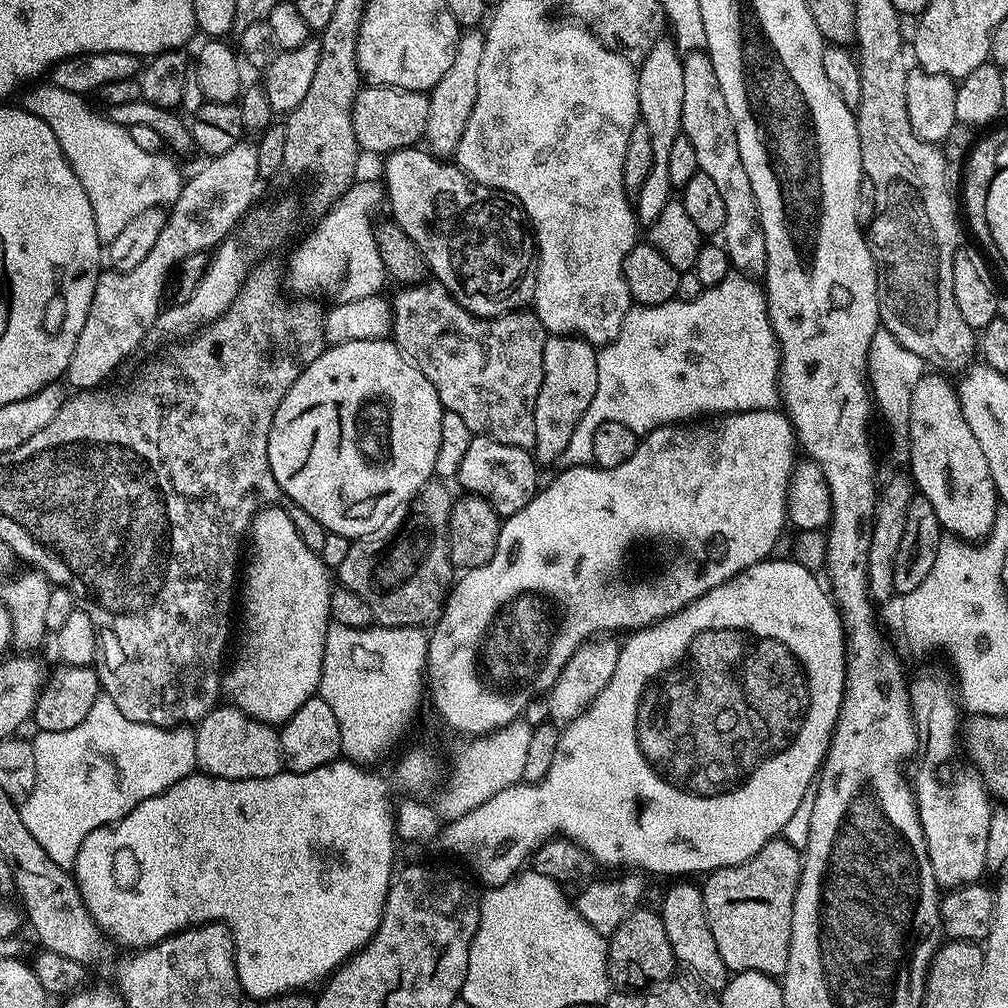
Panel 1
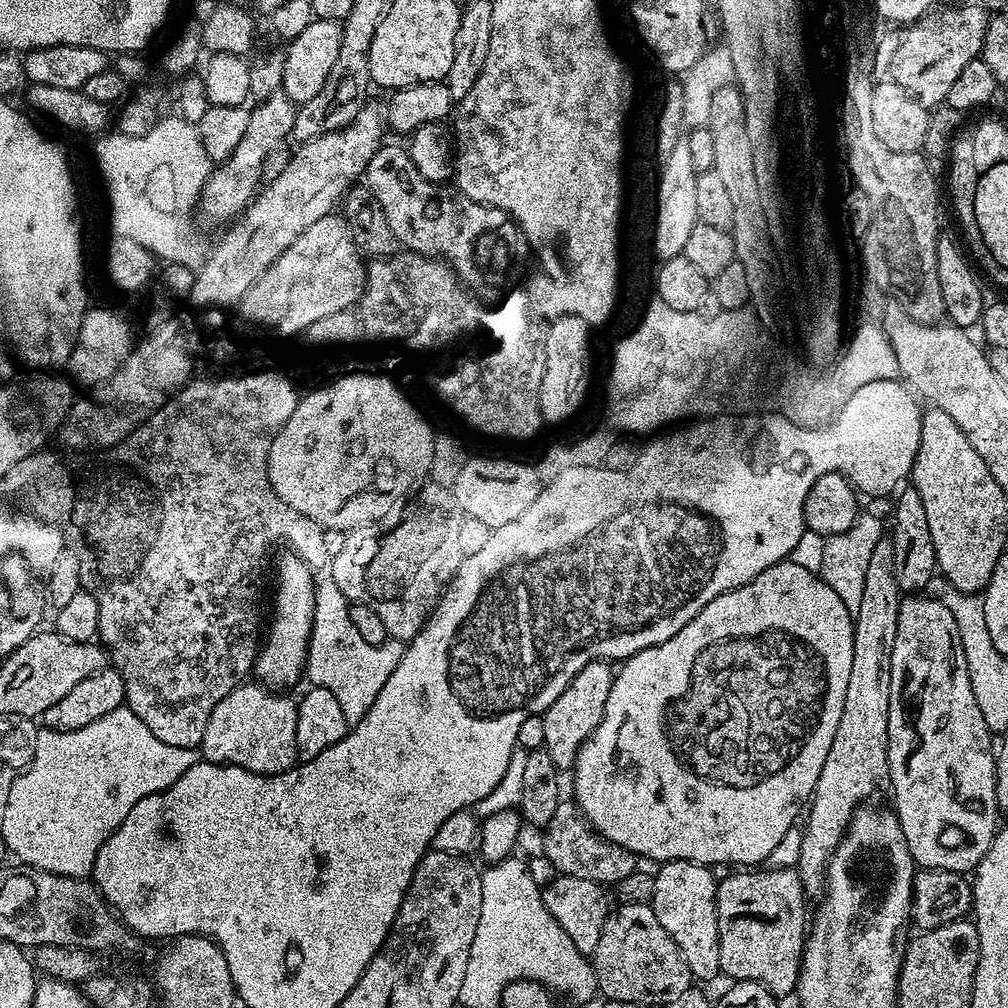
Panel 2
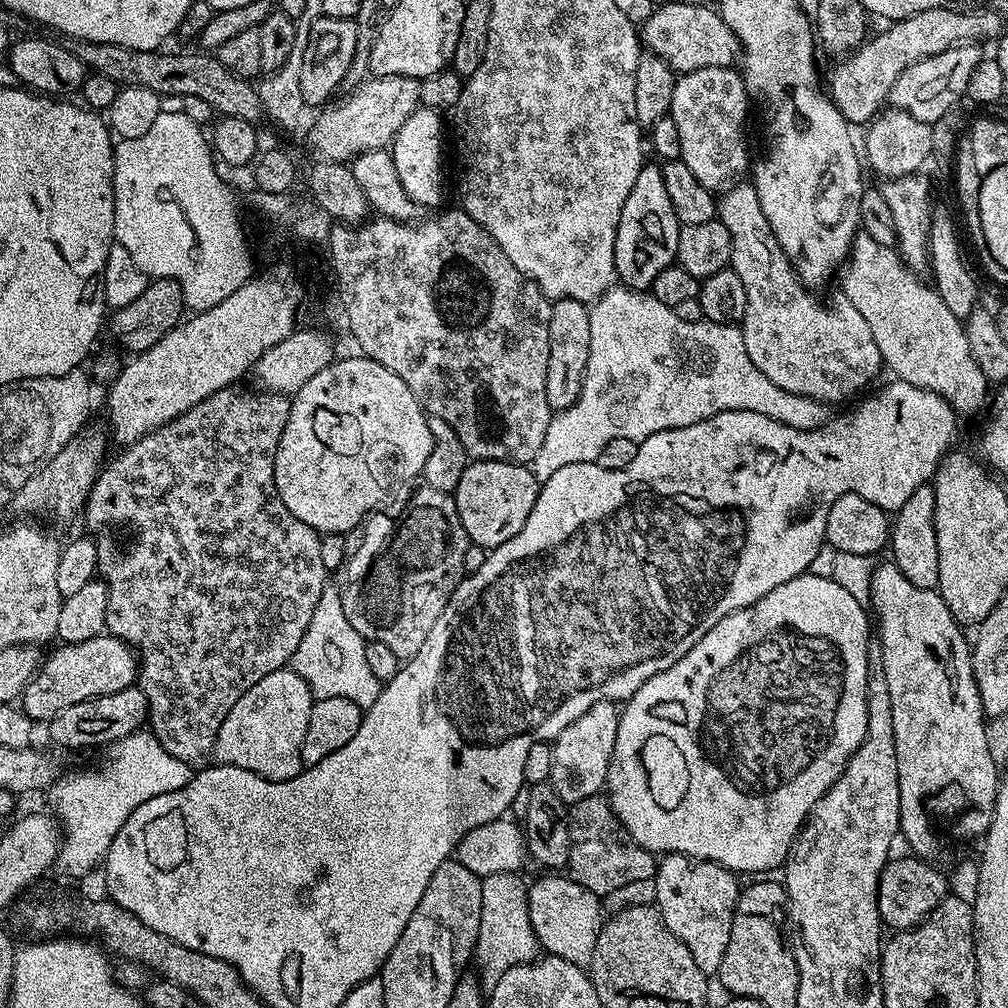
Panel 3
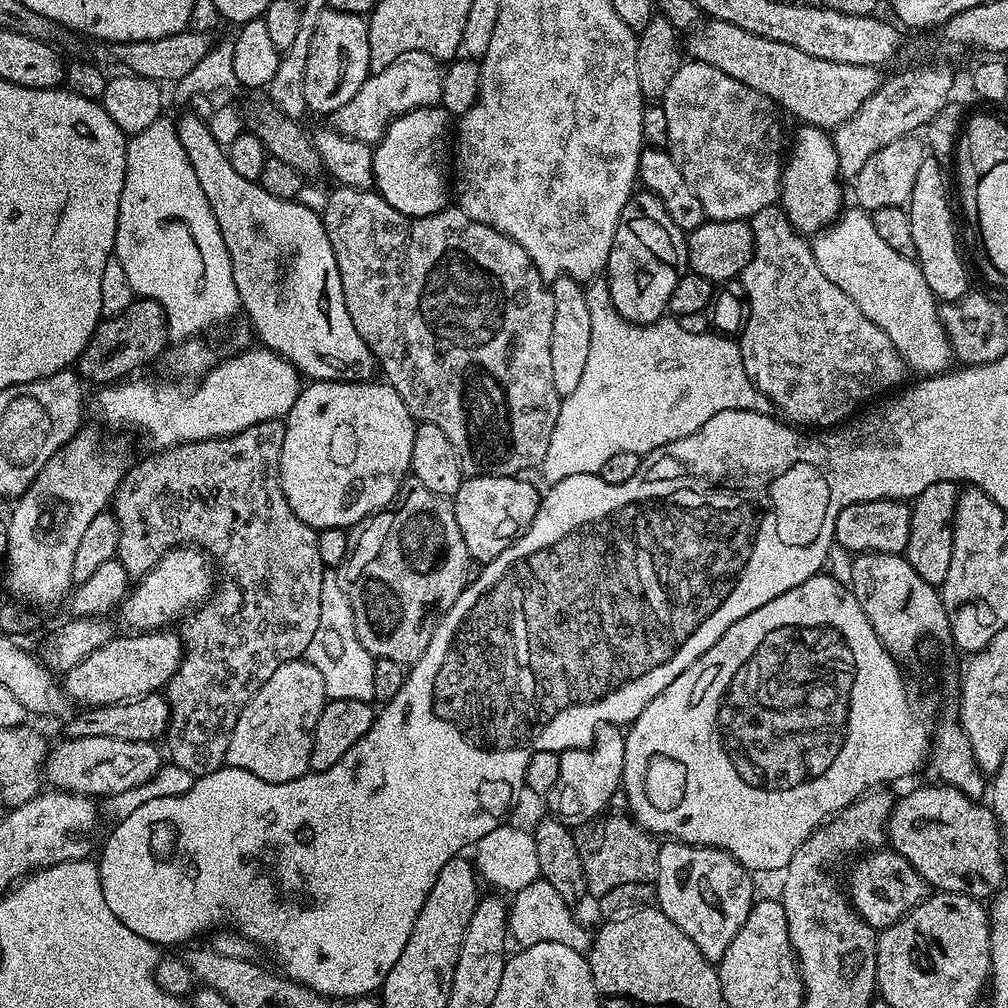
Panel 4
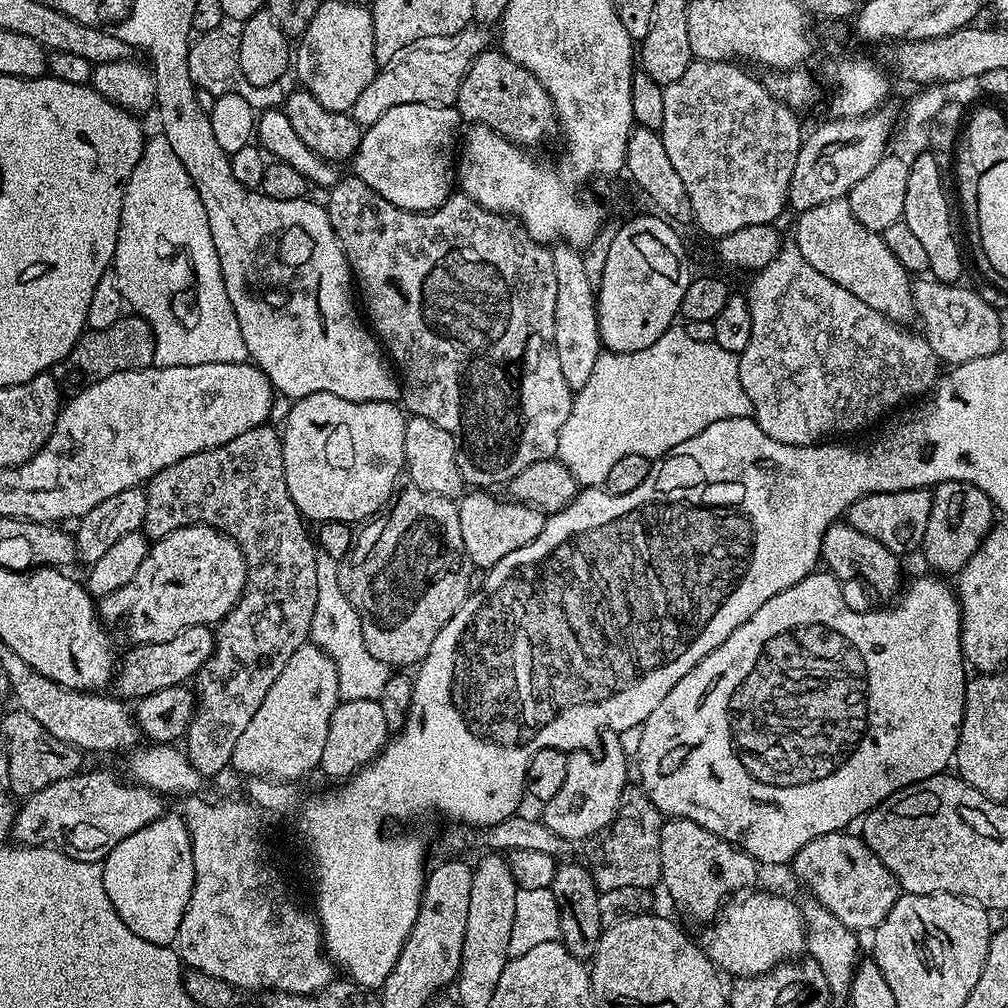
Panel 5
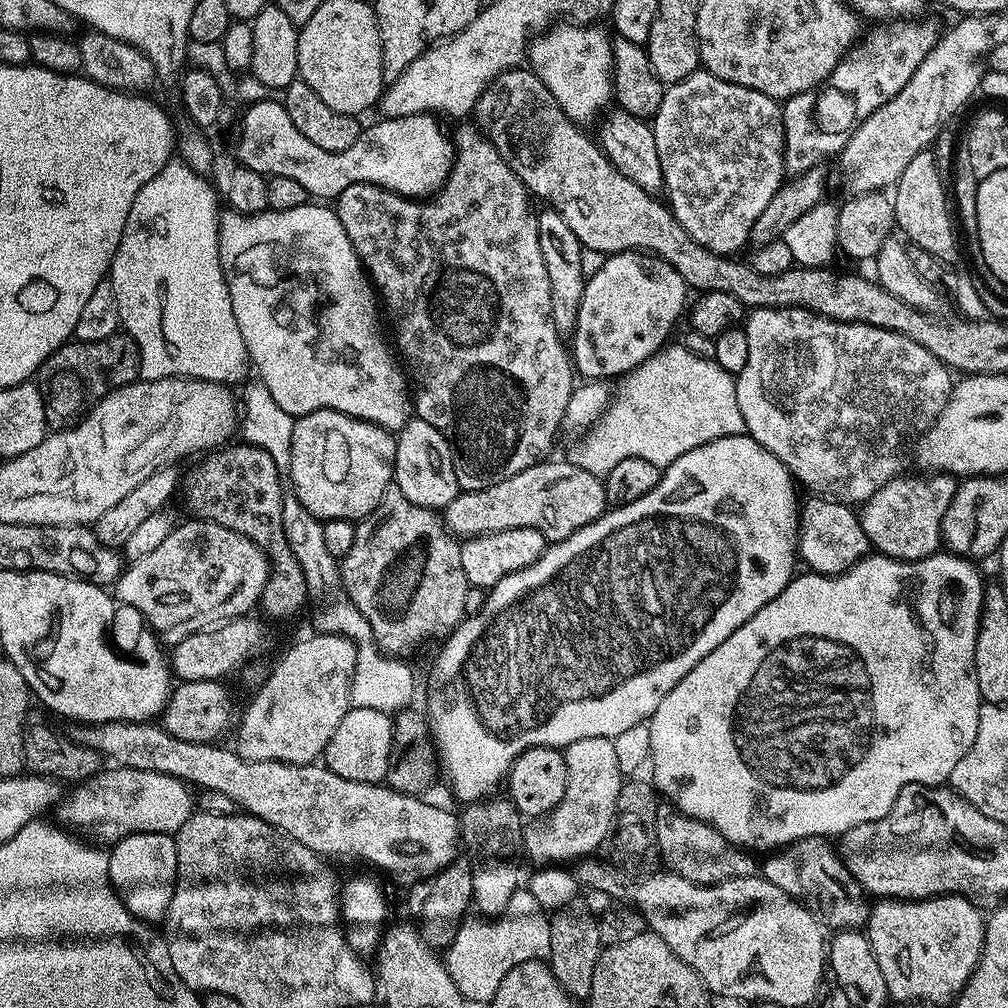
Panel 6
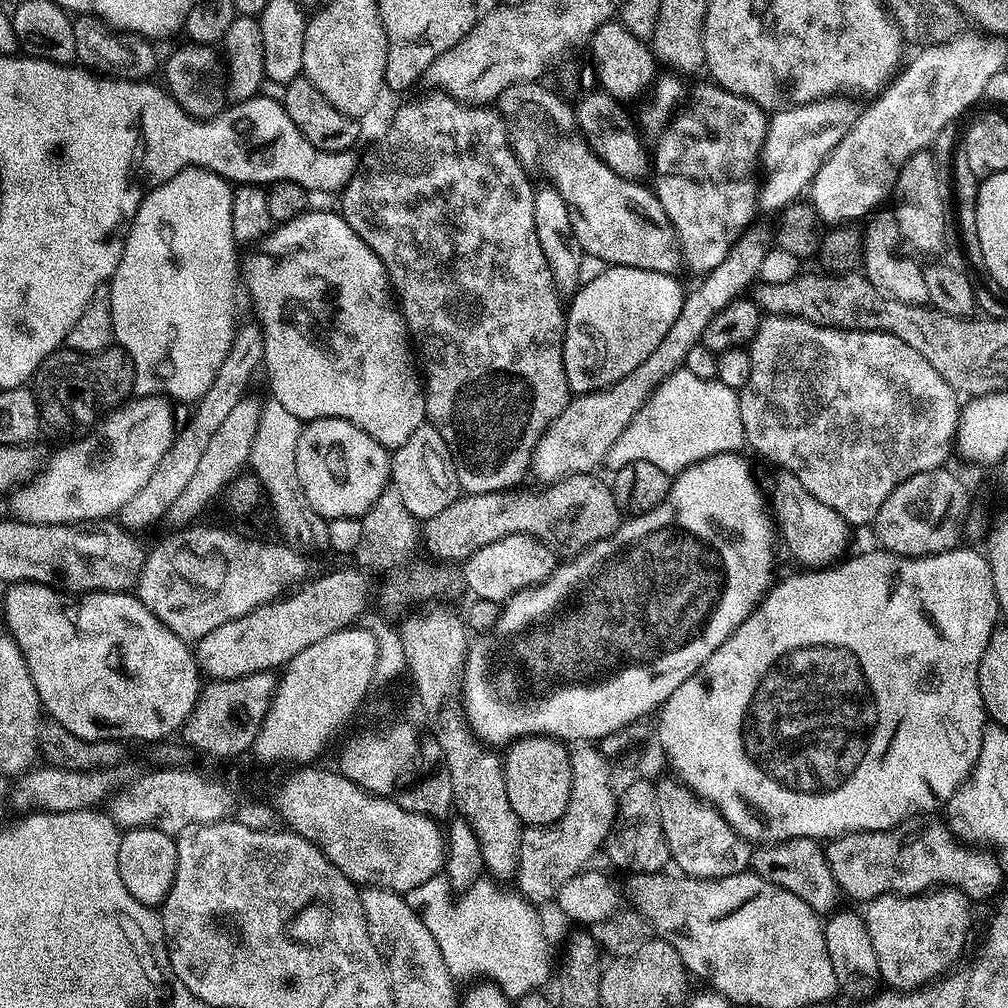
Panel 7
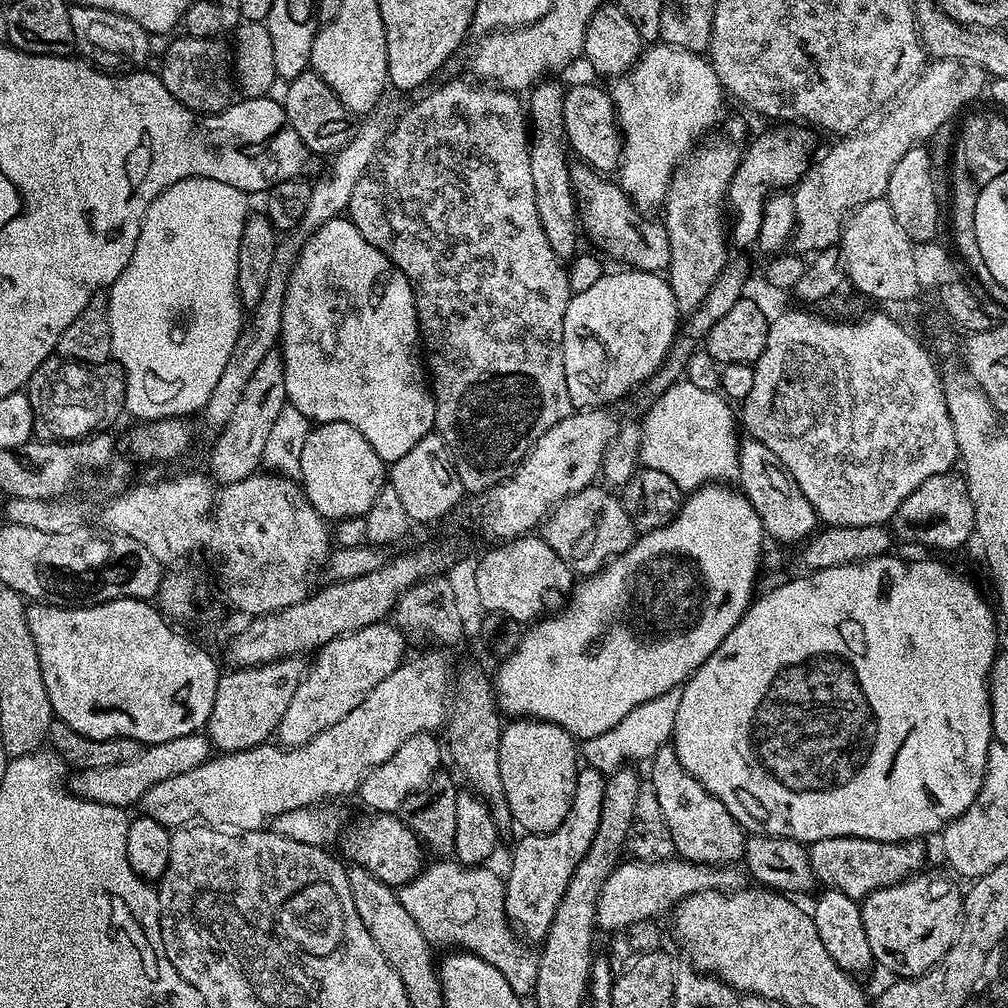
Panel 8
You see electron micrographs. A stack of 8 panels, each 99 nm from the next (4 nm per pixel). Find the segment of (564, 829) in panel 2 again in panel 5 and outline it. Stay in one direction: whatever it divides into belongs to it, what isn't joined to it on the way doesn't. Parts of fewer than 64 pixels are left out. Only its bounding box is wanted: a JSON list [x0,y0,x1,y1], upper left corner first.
[591,795,665,893]

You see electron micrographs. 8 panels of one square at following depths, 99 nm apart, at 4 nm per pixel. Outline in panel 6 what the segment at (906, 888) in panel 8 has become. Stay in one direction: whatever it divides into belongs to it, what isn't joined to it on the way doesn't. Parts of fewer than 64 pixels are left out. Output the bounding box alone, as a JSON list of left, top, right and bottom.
[866,896,985,1004]

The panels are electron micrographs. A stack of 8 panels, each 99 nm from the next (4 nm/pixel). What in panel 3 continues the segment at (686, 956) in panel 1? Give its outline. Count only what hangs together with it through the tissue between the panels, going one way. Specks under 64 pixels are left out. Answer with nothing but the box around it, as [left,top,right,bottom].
[655,854,742,978]

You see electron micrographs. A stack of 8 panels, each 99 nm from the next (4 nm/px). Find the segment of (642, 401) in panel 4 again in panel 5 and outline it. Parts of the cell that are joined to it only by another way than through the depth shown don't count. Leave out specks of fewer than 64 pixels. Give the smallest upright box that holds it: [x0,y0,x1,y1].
[556,326,752,486]

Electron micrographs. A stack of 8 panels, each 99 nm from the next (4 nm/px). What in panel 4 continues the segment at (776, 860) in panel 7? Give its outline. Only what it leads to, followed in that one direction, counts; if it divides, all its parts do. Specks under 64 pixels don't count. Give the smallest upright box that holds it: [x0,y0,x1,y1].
[846,848,930,930]

